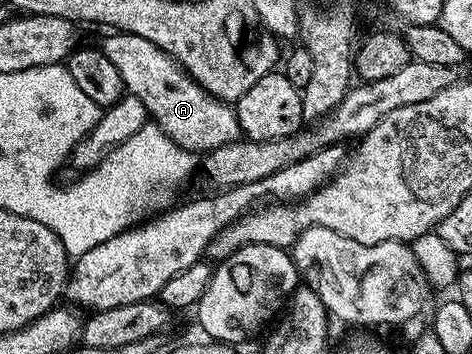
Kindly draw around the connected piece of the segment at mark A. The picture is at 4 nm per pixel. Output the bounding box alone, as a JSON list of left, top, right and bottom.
[98,30,241,154]

